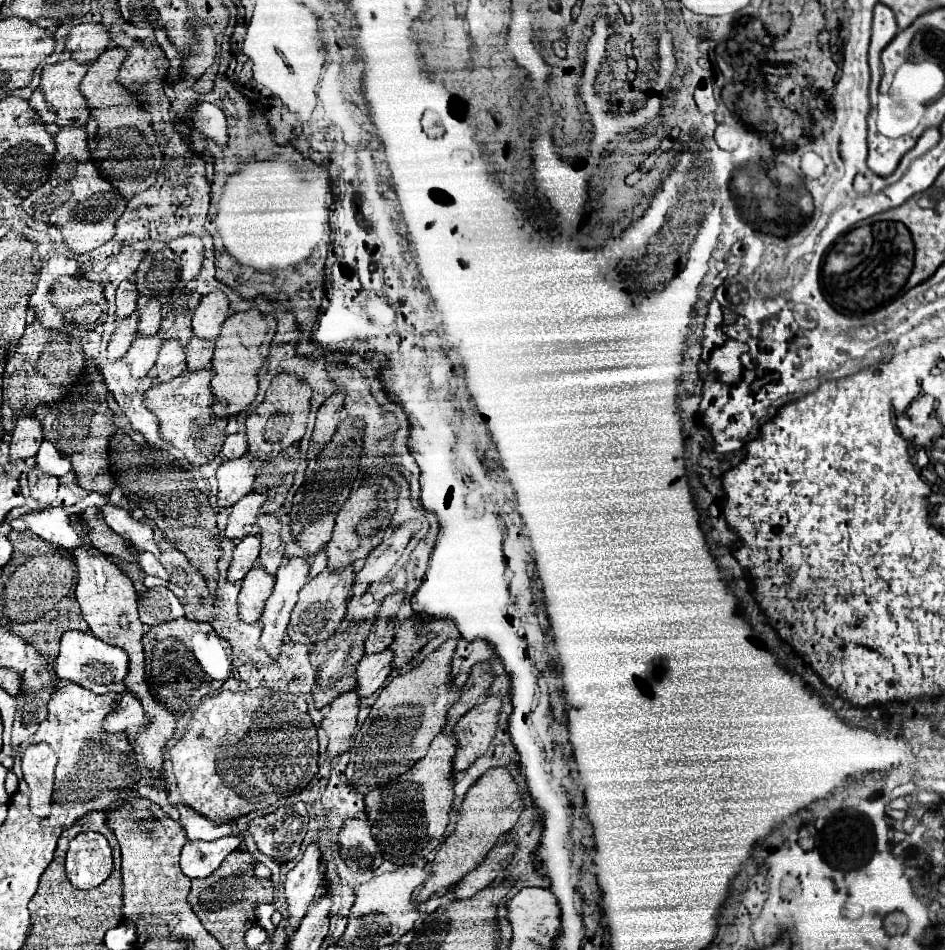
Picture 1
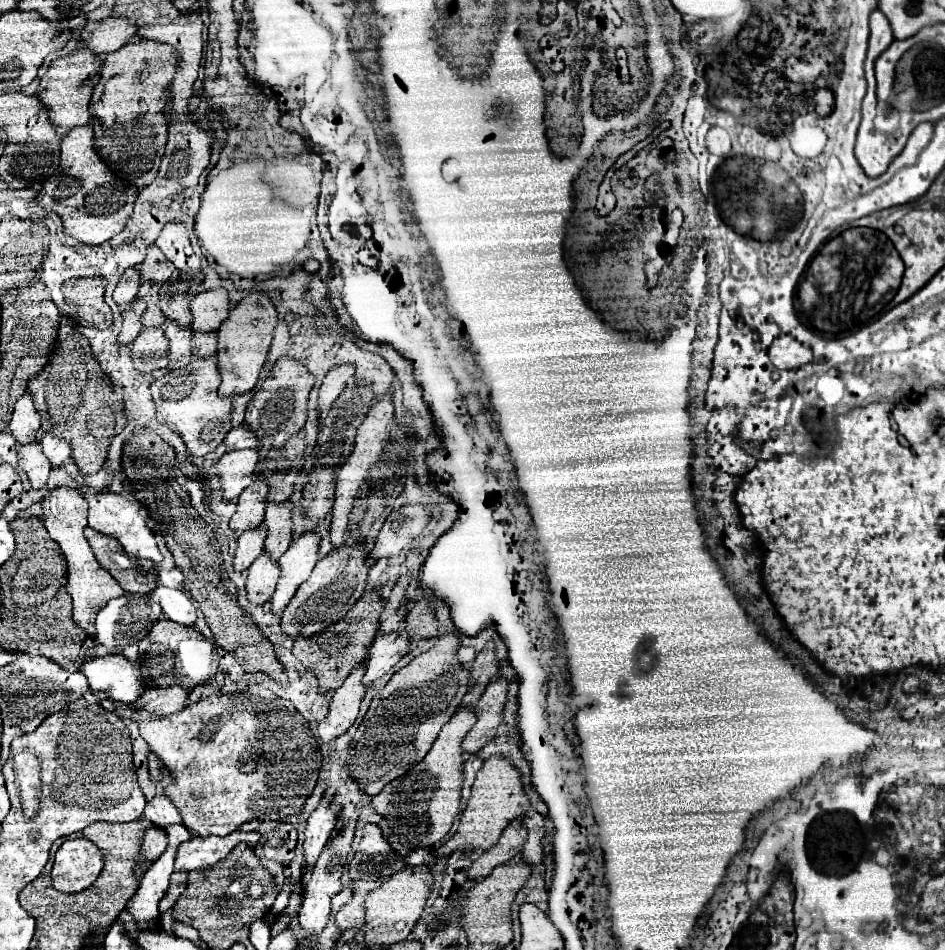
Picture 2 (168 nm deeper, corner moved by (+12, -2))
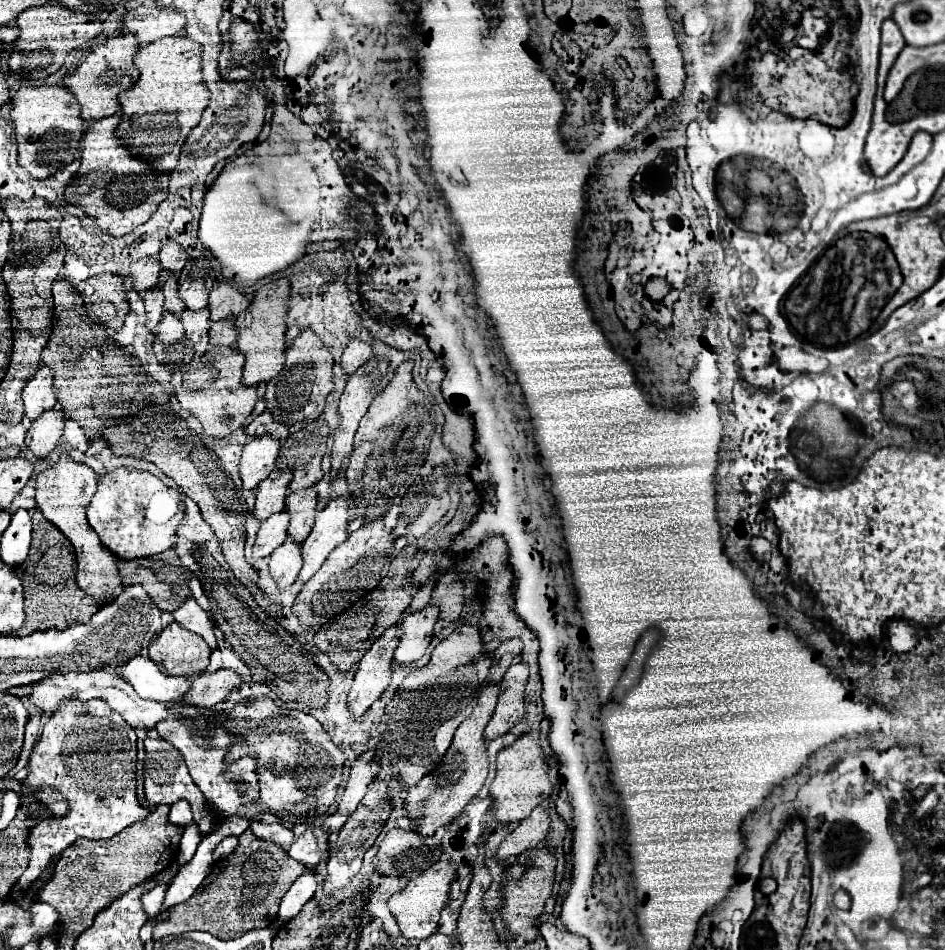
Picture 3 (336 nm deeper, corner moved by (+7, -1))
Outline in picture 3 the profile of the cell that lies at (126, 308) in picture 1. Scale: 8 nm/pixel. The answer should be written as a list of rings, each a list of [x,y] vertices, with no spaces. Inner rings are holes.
[[[145,258],[141,262],[137,262],[133,266],[133,290],[135,292],[143,292],[143,290],[149,290],[157,284],[157,278],[161,274],[161,266],[157,262],[157,258]]]

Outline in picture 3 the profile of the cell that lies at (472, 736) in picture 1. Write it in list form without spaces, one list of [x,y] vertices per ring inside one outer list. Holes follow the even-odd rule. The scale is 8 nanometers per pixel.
[[[515,662],[499,682],[499,700],[485,728],[485,740],[495,740],[507,734],[515,724],[523,720],[525,706],[523,706],[523,690],[529,678],[529,668],[525,662]]]

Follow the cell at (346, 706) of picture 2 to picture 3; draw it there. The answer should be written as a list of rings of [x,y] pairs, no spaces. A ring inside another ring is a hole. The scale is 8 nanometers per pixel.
[[[397,626],[387,628],[373,646],[365,652],[363,660],[357,666],[351,692],[347,696],[347,708],[351,716],[361,716],[369,706],[383,694],[389,686],[393,664],[393,648],[397,648]]]

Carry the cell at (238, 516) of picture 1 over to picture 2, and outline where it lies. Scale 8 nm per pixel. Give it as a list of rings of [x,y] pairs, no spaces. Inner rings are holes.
[[[254,481],[248,489],[244,489],[244,493],[238,499],[238,509],[230,519],[230,529],[248,531],[262,525],[268,489],[270,485],[266,481]]]

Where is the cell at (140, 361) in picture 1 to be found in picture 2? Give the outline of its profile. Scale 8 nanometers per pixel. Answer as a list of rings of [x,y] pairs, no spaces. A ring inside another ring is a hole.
[[[144,327],[142,333],[132,341],[132,357],[138,371],[152,373],[154,369],[166,369],[168,367],[168,339],[164,335],[162,327]]]

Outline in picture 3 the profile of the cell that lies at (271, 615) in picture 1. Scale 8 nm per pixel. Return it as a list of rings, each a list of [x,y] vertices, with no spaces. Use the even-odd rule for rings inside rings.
[[[345,498],[331,500],[315,518],[315,526],[301,542],[301,556],[303,568],[297,576],[301,584],[305,584],[325,562],[329,552],[339,546],[347,538],[347,502]]]

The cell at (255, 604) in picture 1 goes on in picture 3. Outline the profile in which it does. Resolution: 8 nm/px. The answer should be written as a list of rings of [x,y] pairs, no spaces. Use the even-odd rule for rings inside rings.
[[[285,540],[271,556],[269,556],[269,574],[275,580],[279,590],[289,588],[297,580],[297,572],[301,570],[301,552],[299,544],[293,540]]]

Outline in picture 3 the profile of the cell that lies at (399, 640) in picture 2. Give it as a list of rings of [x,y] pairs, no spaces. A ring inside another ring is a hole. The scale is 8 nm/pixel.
[[[425,606],[421,612],[413,612],[397,624],[401,636],[399,646],[393,652],[393,662],[407,664],[419,660],[425,654],[437,624],[437,614],[437,606]]]

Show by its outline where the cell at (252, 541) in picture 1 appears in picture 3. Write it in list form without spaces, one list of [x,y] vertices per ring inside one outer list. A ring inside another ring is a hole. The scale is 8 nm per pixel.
[[[285,512],[273,514],[265,522],[261,522],[261,528],[253,544],[253,558],[265,558],[277,546],[281,546],[287,538],[287,524],[289,524],[289,516],[285,516]]]

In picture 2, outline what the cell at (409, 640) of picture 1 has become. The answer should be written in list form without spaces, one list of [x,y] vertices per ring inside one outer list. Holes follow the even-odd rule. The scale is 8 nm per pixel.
[[[416,601],[404,621],[404,629],[410,633],[412,645],[416,645],[422,639],[436,637],[438,633],[436,625],[438,625],[438,619],[434,609],[428,605],[428,601]]]

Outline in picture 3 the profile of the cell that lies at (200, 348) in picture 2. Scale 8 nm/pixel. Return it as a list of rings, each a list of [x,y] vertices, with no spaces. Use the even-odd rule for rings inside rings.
[[[233,320],[213,322],[209,328],[209,344],[211,346],[233,346],[235,344],[235,322]]]

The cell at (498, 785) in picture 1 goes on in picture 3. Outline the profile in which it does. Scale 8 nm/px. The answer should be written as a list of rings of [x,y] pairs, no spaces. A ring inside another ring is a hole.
[[[539,732],[525,734],[497,754],[497,772],[489,794],[491,794],[491,812],[495,814],[499,824],[511,824],[527,818],[531,814],[533,796],[551,796],[553,792],[553,786],[547,778],[545,756],[537,740]]]

